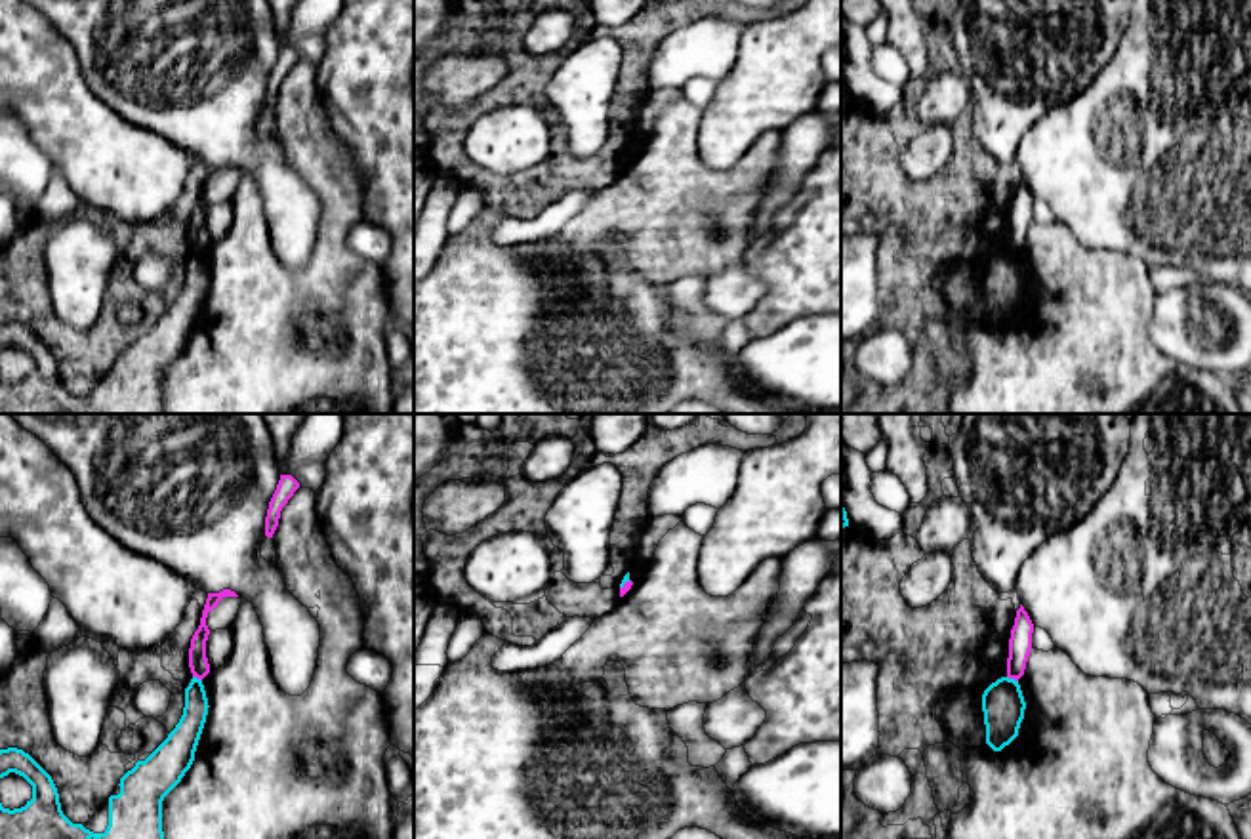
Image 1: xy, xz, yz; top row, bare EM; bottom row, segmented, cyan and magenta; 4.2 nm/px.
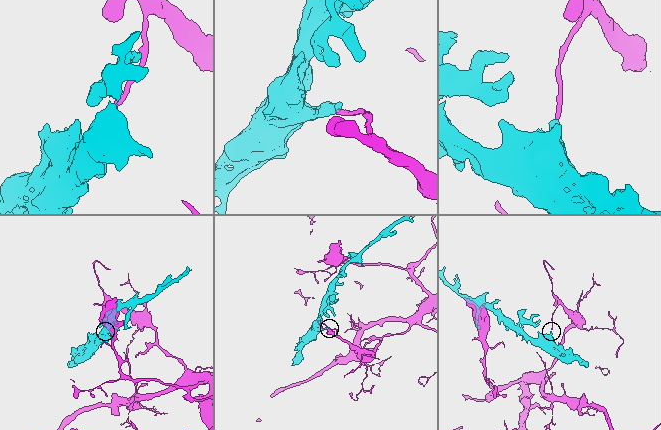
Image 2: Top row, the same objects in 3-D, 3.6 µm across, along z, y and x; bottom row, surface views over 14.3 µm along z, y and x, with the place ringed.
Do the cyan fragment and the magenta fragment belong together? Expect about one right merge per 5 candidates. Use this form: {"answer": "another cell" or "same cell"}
{"answer": "another cell"}

